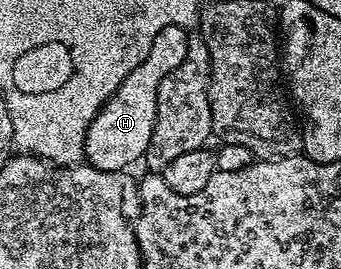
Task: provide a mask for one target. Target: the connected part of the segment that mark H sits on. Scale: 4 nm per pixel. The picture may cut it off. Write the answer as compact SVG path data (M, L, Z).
M166 25L154 37L150 53L118 85L118 89L100 106L100 111L90 121L88 132L84 135L84 159L100 171L122 171L131 168L131 163L139 164L150 145L150 137L156 124L156 106L158 105L158 85L162 77L174 73L182 61L186 61L189 32L178 25Z

